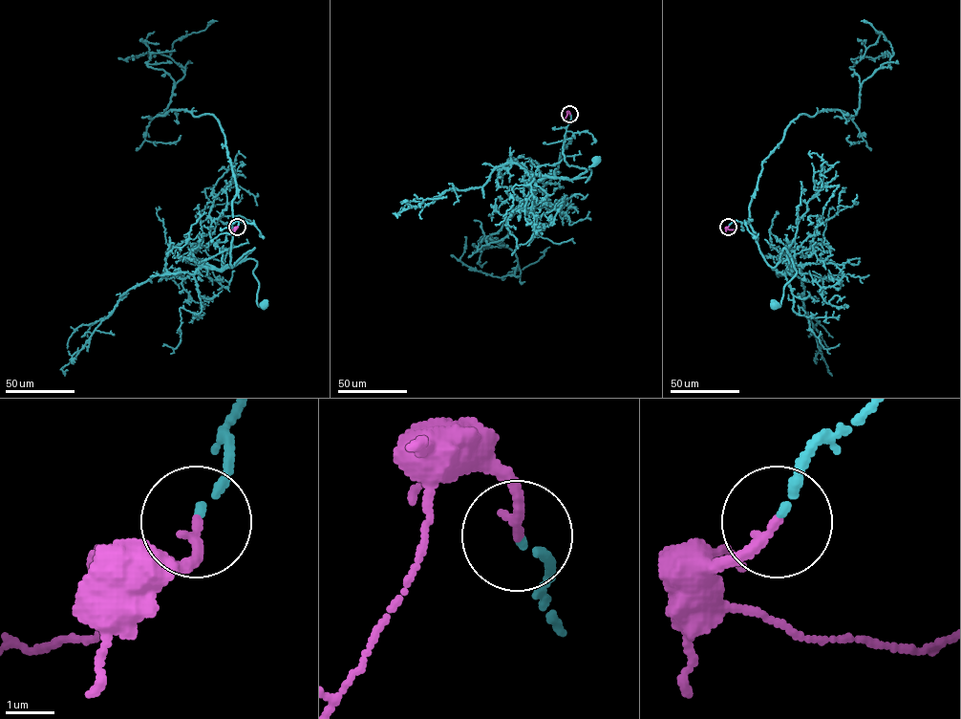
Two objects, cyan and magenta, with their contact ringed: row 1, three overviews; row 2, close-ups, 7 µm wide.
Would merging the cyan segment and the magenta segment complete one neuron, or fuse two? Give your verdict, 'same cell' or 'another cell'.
same cell

